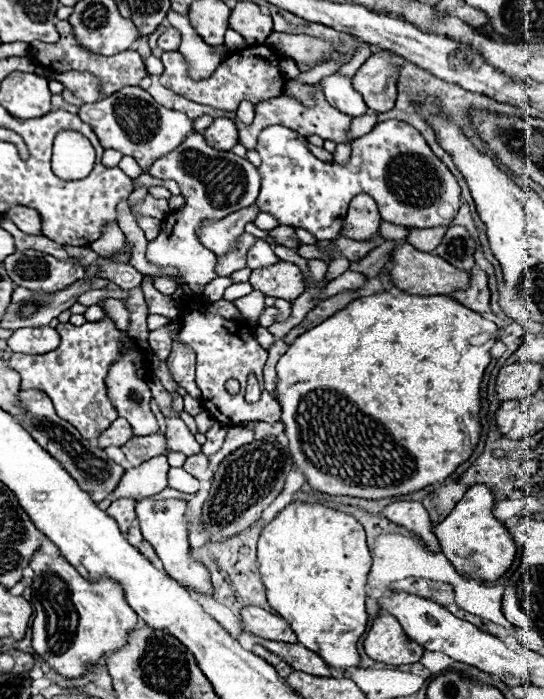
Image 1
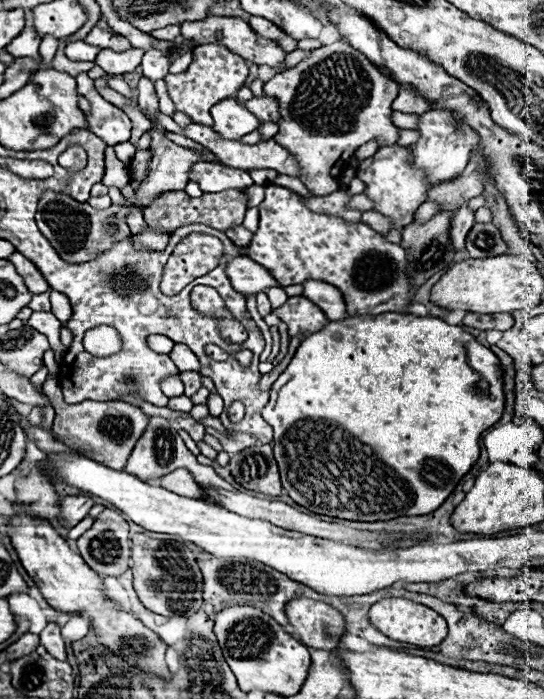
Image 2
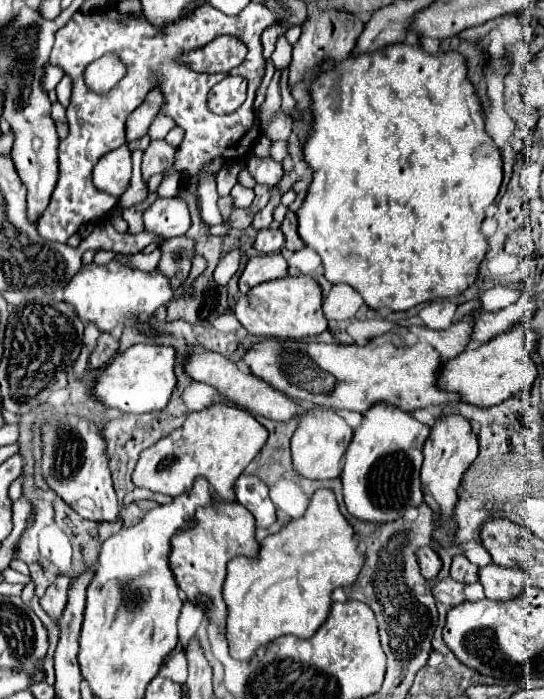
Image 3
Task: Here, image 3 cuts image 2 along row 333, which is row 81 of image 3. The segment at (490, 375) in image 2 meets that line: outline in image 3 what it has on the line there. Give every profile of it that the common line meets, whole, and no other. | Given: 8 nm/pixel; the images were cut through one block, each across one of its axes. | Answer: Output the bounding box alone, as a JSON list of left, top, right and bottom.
[298,44,502,312]

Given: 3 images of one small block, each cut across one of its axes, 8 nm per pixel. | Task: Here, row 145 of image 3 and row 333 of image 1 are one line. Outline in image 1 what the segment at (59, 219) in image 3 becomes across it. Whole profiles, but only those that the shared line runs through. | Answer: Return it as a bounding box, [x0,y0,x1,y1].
[8,296,280,440]

